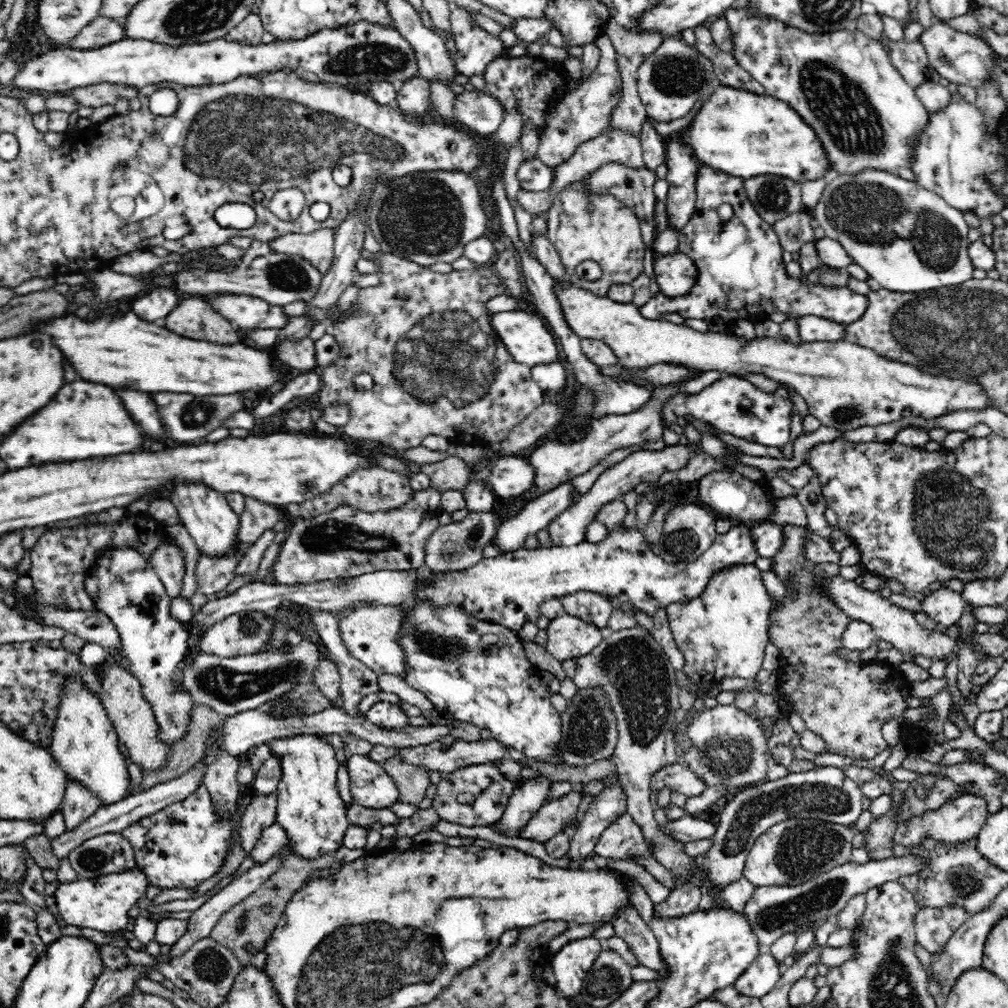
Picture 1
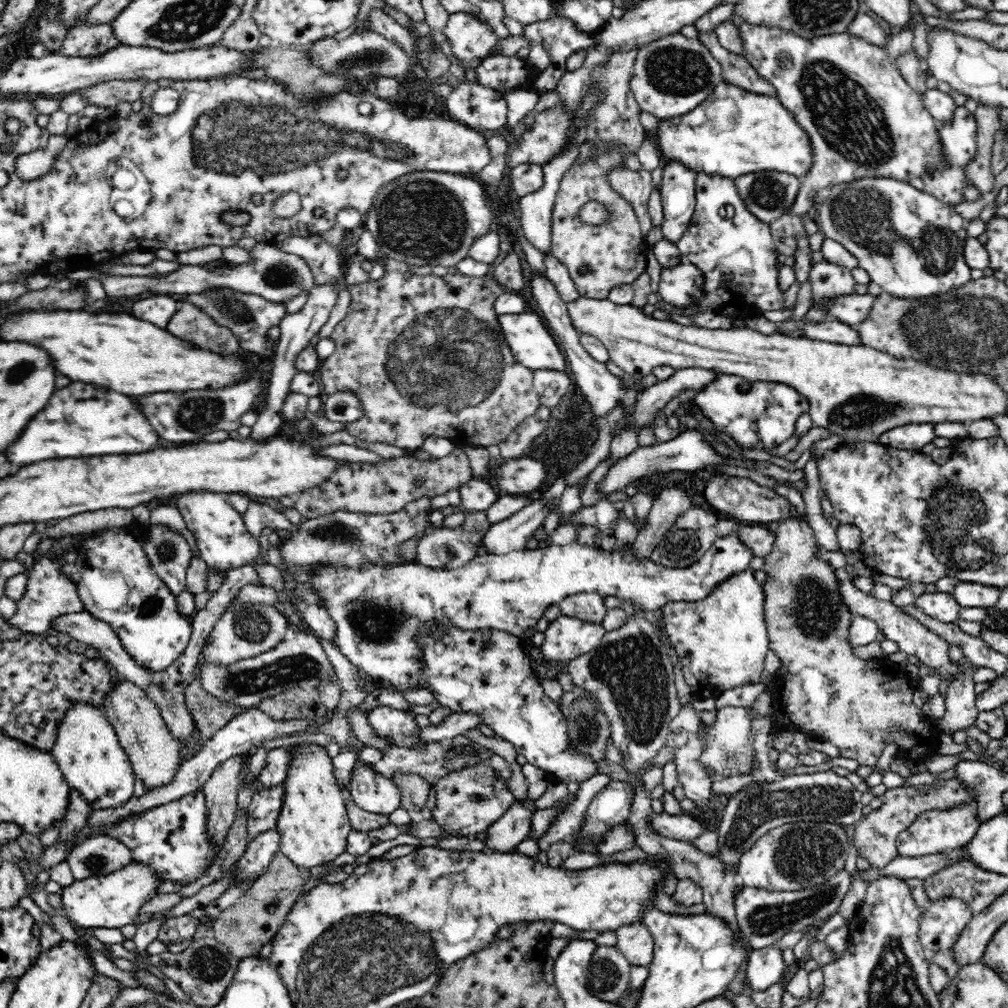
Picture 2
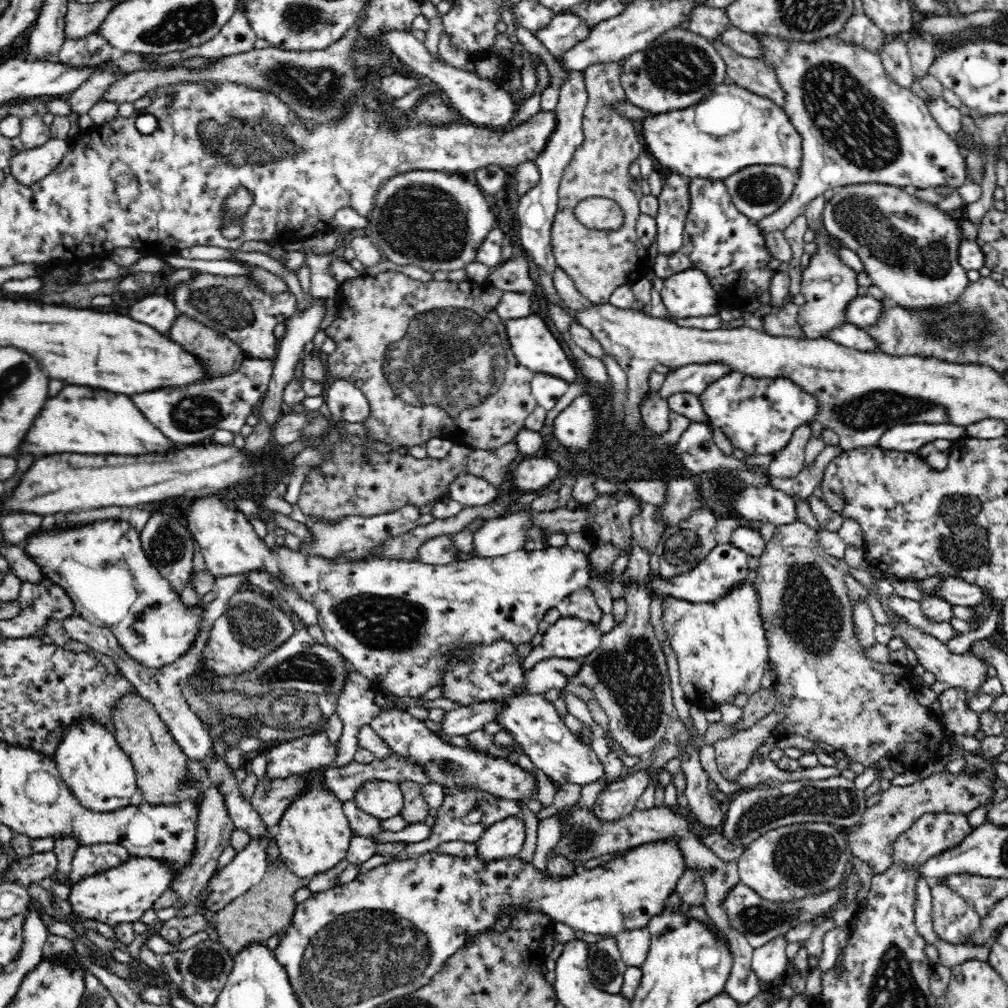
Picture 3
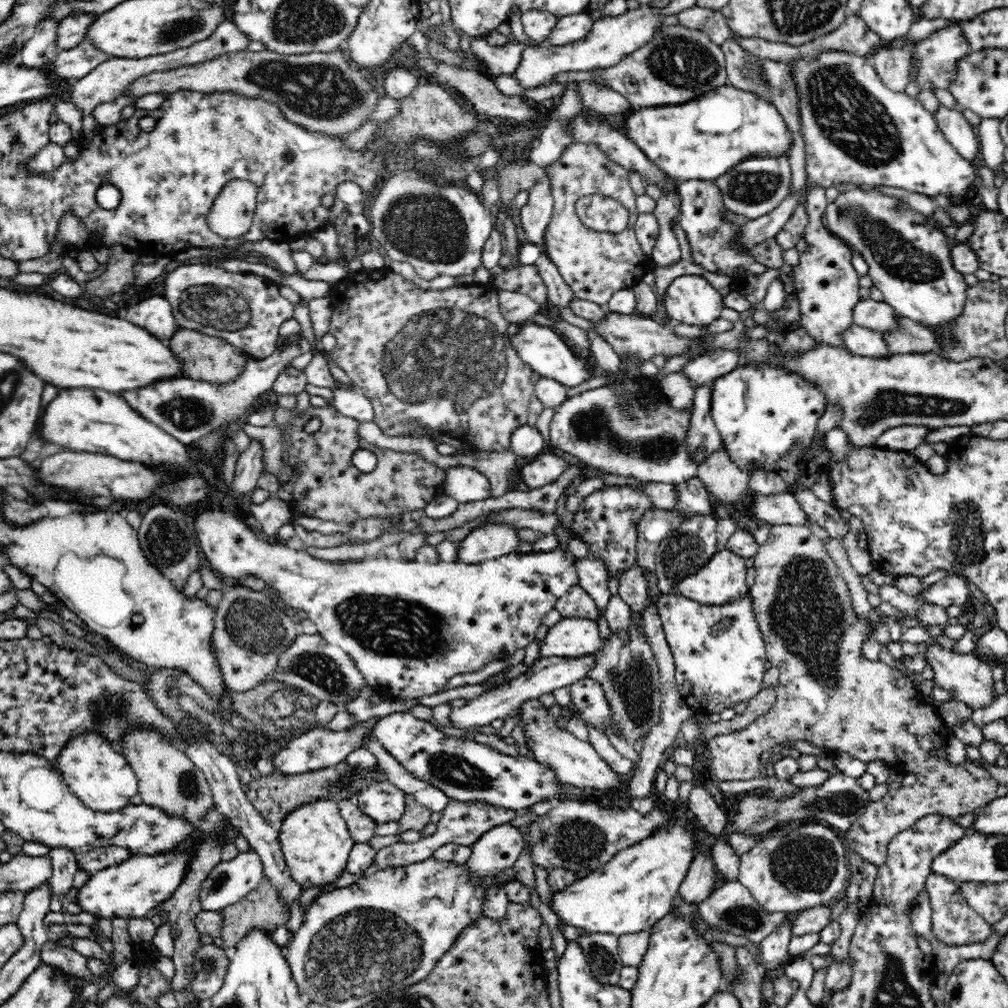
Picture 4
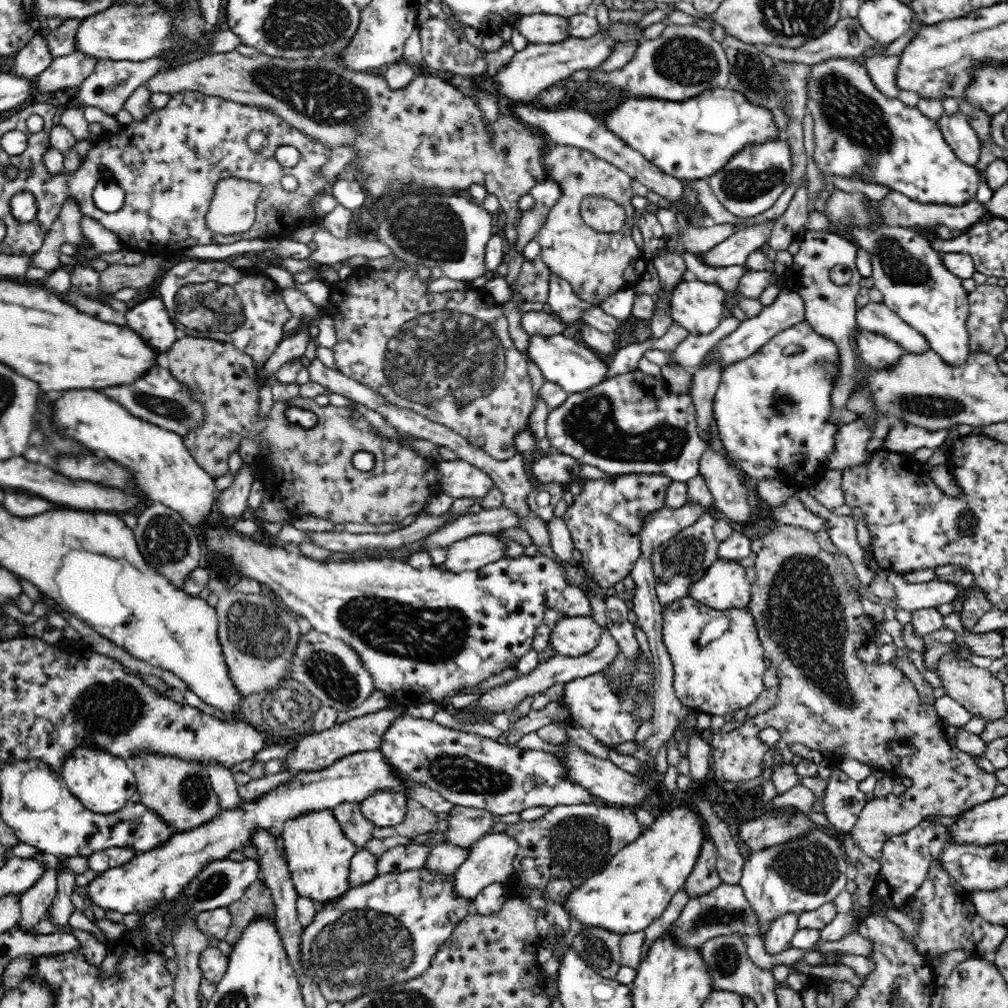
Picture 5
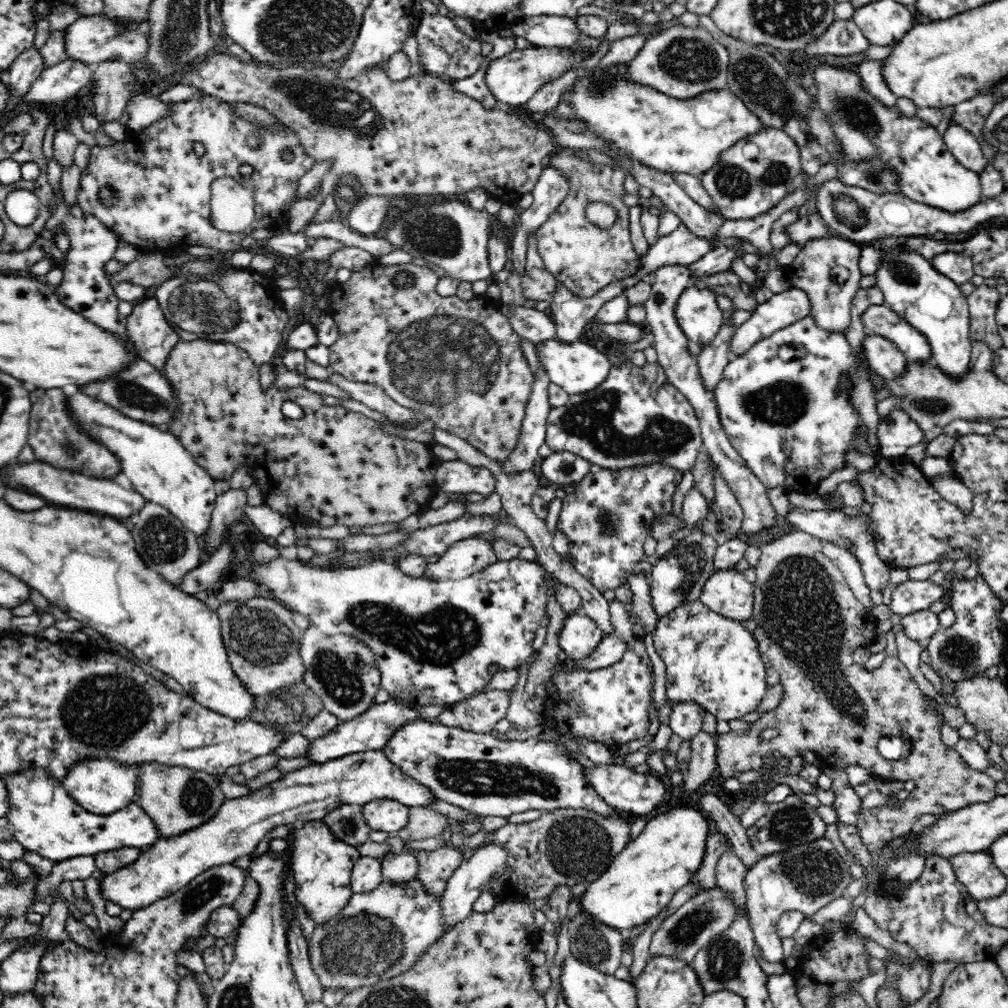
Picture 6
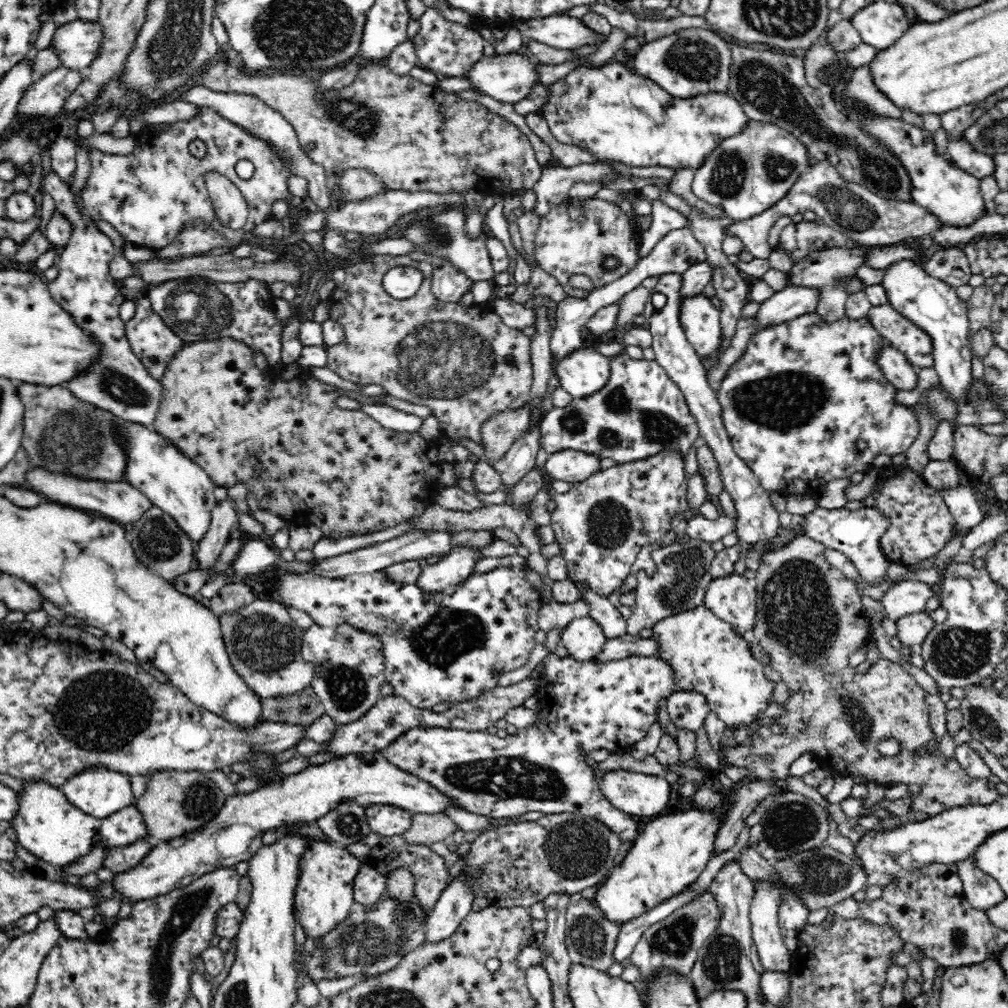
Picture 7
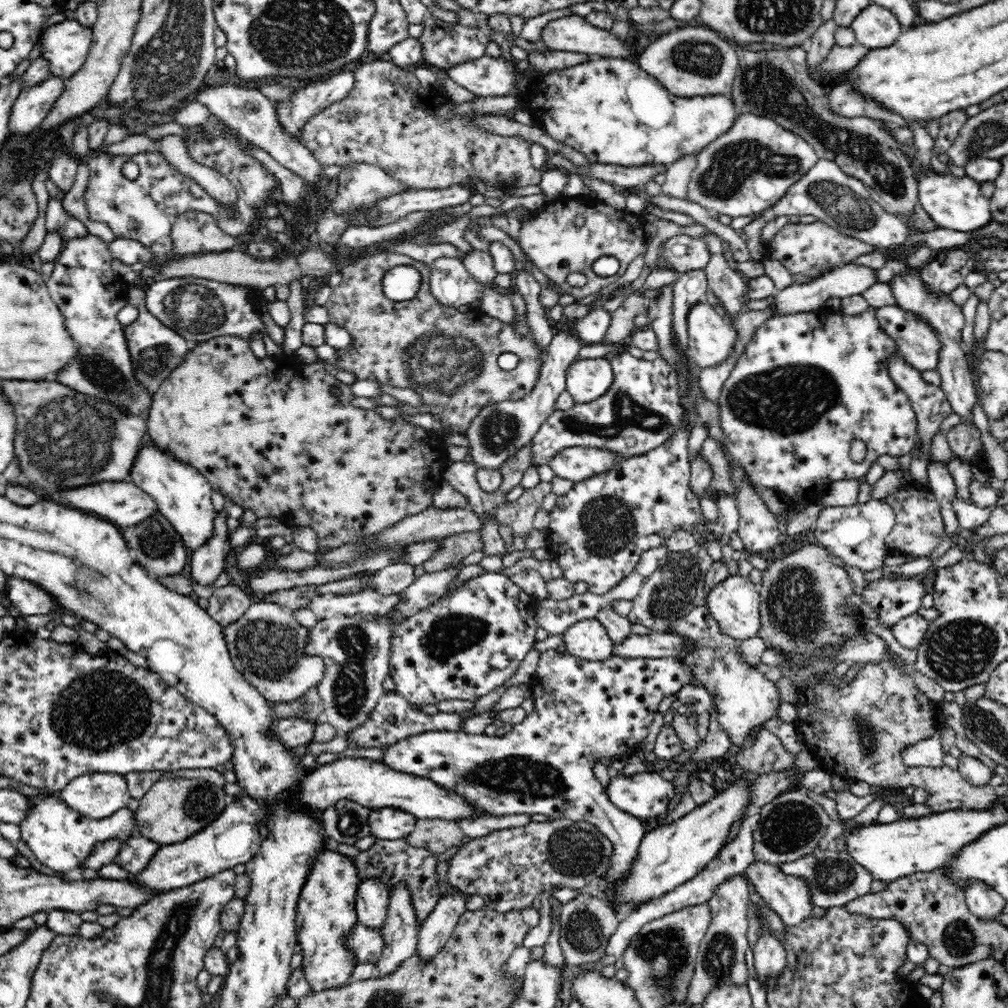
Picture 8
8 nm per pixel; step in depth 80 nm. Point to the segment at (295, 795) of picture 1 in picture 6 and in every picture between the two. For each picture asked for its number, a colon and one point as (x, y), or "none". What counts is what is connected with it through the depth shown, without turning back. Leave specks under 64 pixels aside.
2: (313, 824)
3: (313, 835)
4: (315, 842)
5: (318, 855)
6: (321, 865)

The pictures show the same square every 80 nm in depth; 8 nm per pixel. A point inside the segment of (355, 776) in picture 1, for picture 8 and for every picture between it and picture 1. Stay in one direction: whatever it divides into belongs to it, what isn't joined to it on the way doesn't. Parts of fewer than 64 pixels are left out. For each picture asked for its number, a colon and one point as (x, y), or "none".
2: (373, 792)
3: (382, 799)
4: (382, 801)
5: (384, 809)
6: (389, 816)
7: (386, 820)
8: (388, 824)

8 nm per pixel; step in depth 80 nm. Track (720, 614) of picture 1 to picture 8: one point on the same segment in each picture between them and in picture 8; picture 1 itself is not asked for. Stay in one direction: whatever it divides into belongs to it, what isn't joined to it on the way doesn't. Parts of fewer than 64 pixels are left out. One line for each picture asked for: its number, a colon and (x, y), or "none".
2: (721, 641)
3: (721, 649)
4: (713, 672)
5: (725, 674)
6: (714, 660)
7: (707, 656)
8: (744, 699)

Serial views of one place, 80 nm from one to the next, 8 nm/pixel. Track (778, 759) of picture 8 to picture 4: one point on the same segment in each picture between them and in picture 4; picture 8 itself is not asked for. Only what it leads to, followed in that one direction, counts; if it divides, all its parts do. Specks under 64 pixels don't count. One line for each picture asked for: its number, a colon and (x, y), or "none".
4: (829, 695)
5: (811, 624)
6: (807, 623)
7: (809, 619)

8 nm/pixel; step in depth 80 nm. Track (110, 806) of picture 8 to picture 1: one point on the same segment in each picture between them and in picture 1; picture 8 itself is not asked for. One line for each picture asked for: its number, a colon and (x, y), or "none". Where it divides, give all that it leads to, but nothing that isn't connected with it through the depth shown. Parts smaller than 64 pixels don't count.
1: (84, 742)
2: (87, 750)
3: (98, 772)
4: (100, 776)
5: (103, 783)
6: (102, 787)
7: (99, 792)

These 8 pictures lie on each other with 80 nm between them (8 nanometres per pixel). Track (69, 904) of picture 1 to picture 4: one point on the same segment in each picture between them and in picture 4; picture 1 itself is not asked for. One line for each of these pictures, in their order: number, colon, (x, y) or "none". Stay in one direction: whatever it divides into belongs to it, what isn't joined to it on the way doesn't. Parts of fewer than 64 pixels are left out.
2: (114, 900)
3: (124, 893)
4: (134, 888)

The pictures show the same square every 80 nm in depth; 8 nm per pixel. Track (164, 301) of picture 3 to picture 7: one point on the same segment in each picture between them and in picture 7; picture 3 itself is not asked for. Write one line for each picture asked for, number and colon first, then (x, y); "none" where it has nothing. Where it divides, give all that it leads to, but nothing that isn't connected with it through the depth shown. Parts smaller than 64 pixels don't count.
4: (154, 314)
5: (149, 319)
6: (153, 338)
7: (154, 343)

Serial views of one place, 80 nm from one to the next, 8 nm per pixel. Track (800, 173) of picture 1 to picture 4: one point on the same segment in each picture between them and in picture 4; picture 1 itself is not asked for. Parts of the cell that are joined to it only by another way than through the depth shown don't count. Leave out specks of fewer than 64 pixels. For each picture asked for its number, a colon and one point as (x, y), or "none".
2: (733, 132)
3: (731, 127)
4: (703, 138)

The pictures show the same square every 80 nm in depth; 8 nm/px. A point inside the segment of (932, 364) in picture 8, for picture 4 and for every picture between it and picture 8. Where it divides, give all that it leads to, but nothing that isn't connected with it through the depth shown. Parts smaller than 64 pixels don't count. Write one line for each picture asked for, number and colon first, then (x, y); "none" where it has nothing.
4: (880, 317)
5: (877, 318)
6: (881, 320)
7: (915, 343)

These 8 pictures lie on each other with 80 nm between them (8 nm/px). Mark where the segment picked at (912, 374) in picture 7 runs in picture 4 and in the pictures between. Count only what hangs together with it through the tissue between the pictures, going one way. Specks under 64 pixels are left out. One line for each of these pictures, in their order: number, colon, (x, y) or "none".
4: (864, 342)
5: (879, 352)
6: (883, 356)

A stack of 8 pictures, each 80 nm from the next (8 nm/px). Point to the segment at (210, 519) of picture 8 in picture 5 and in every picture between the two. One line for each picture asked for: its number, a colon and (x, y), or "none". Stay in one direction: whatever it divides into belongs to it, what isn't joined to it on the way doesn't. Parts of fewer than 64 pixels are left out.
5: (164, 469)
6: (163, 472)
7: (174, 483)

